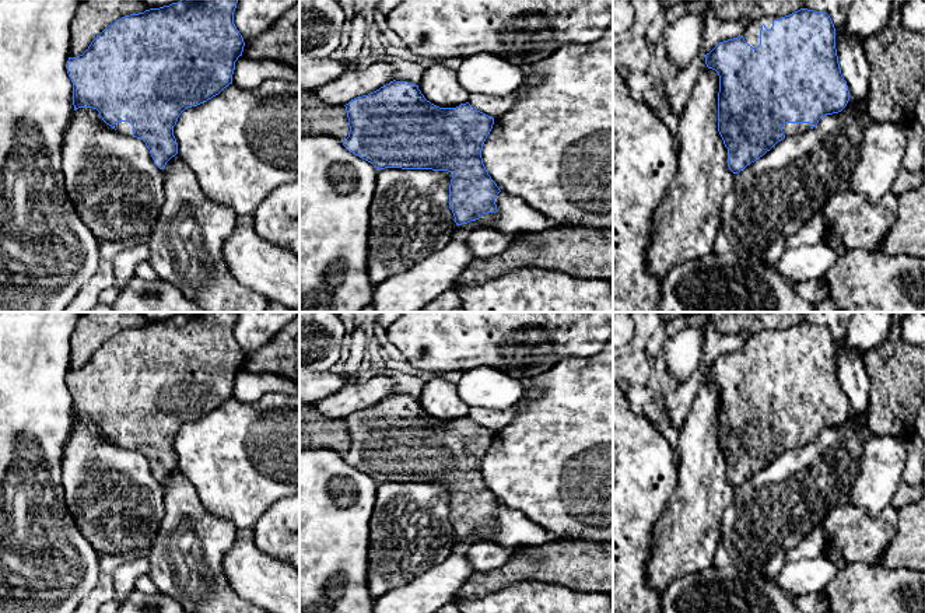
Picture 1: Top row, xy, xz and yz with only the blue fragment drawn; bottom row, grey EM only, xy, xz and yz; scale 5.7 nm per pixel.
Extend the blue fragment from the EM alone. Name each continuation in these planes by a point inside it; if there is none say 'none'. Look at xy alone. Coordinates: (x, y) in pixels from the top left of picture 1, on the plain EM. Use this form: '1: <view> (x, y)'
1: xy (125, 441)

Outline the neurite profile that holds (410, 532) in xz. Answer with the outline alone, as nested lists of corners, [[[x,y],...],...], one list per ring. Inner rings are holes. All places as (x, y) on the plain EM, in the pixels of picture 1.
[[[378,484],[369,521],[368,584],[374,599],[446,560],[456,549],[448,484]]]

